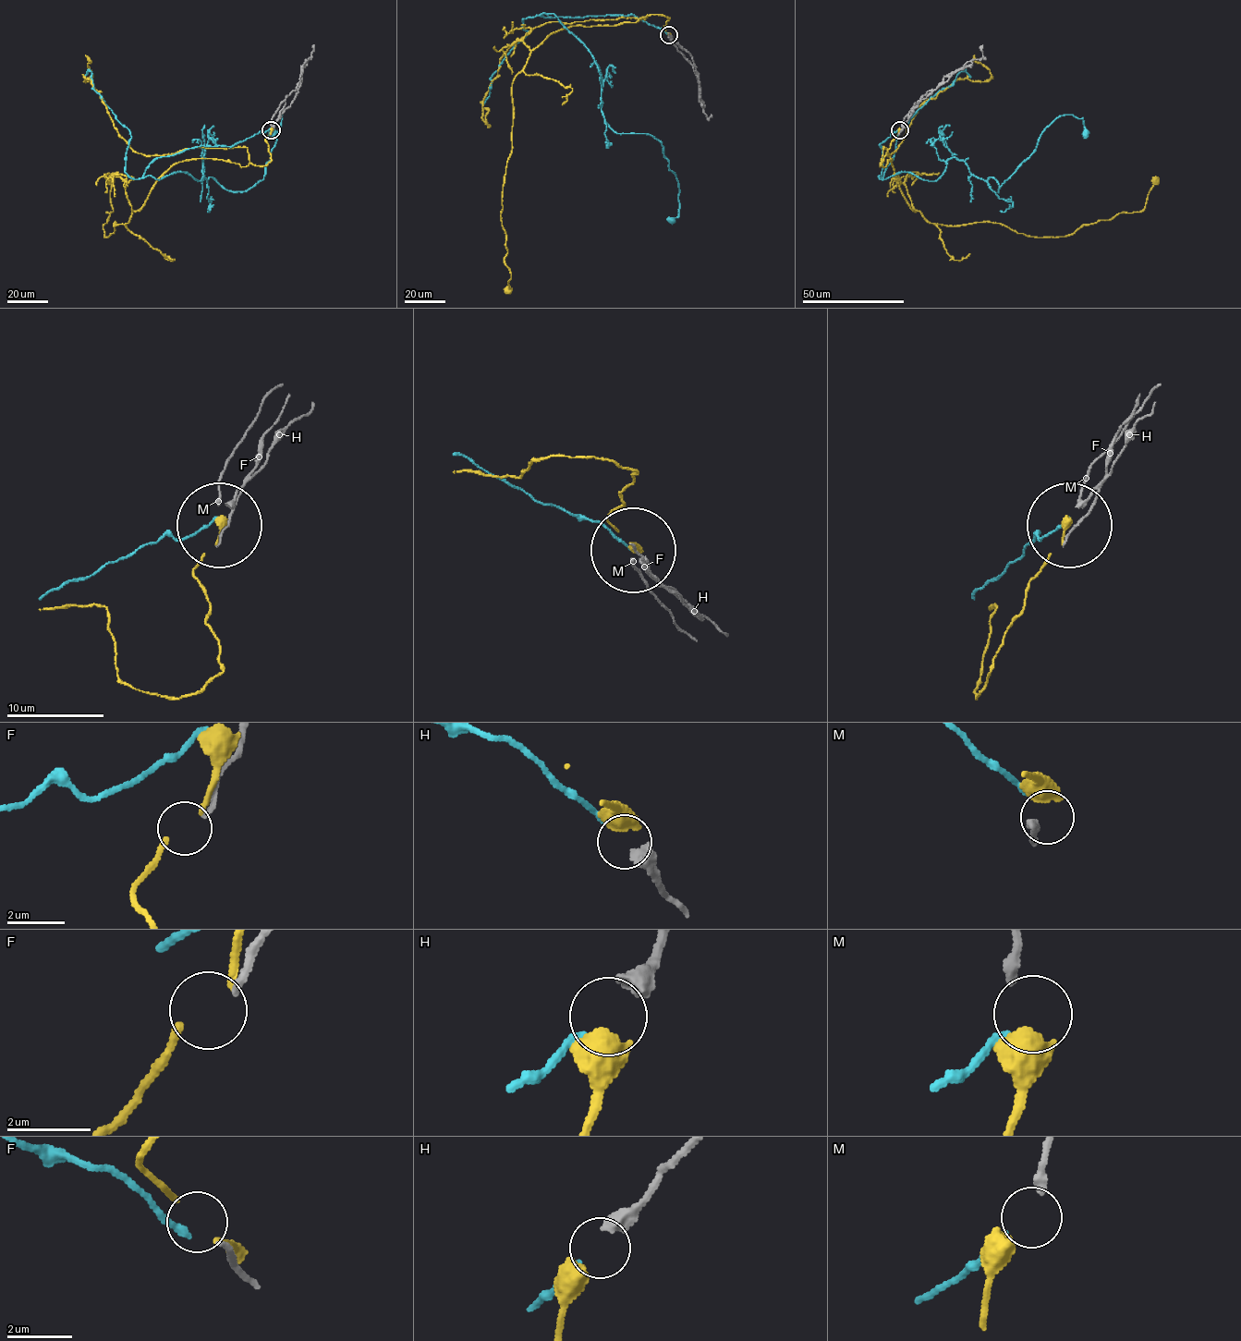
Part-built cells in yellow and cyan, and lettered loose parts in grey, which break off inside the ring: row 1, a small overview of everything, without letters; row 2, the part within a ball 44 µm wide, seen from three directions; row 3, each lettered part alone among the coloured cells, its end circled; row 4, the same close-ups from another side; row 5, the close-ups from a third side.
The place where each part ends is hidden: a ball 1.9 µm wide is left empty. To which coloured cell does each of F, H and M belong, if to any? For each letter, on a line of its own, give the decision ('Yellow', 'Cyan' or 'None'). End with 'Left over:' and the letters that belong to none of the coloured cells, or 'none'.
F: None
H: Cyan
M: Yellow
Left over: F

